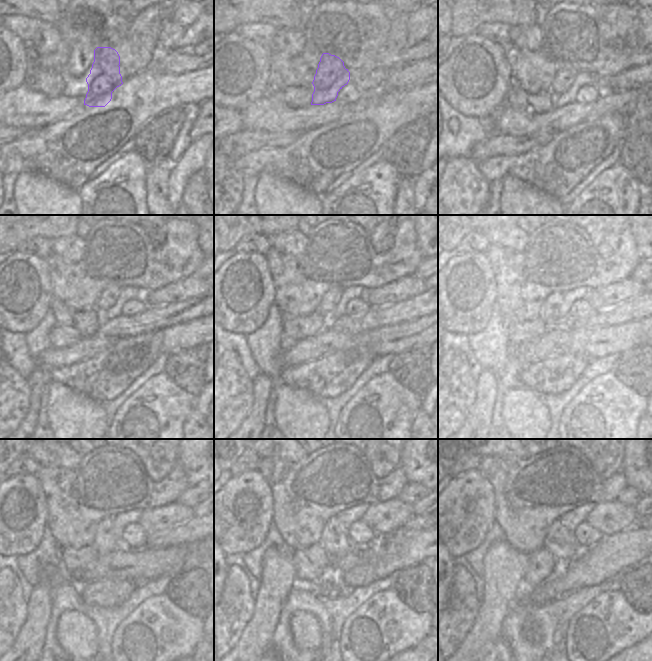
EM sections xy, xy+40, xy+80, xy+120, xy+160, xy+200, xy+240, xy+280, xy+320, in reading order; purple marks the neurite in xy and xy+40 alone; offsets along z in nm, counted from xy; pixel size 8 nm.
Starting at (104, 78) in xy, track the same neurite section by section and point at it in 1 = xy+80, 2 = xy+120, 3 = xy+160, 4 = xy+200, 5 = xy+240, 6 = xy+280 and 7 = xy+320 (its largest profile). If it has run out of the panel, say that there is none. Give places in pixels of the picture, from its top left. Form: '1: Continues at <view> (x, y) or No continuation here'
1: Continues at xy+80 (557, 77)
2: Continues at xy+120 (107, 299)
3: Continues at xy+160 (331, 298)
4: Continues at xy+200 (549, 314)
5: Continues at xy+240 (105, 541)
6: Continues at xy+280 (334, 540)
7: Continues at xy+320 (562, 544).

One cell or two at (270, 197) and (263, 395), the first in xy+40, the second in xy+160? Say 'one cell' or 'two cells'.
two cells

